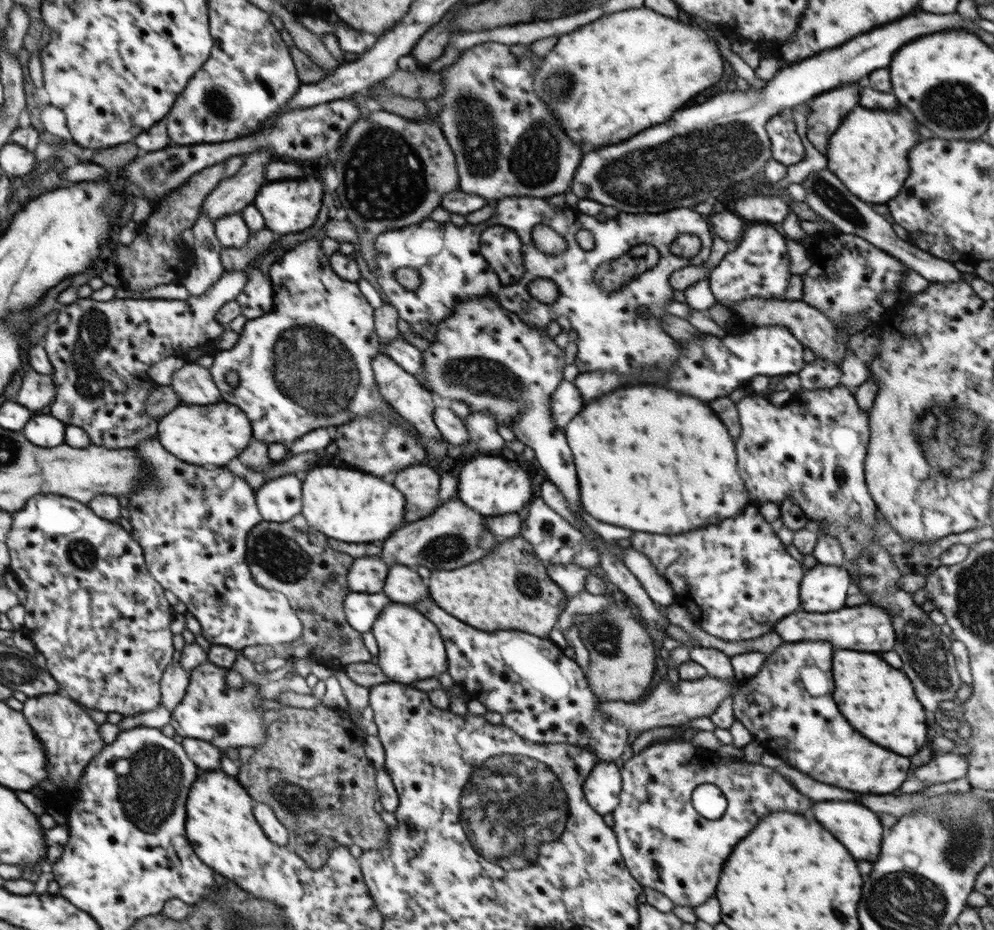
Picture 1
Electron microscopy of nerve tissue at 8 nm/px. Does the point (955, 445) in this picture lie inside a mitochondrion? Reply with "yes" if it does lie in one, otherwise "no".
yes

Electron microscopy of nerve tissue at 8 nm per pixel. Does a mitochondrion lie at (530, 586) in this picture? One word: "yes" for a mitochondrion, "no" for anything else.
yes

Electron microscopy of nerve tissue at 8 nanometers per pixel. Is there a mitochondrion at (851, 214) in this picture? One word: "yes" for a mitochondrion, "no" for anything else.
yes

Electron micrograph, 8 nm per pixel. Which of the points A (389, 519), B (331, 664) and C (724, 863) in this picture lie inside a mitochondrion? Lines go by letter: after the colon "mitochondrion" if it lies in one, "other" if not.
A: other
B: other
C: other

